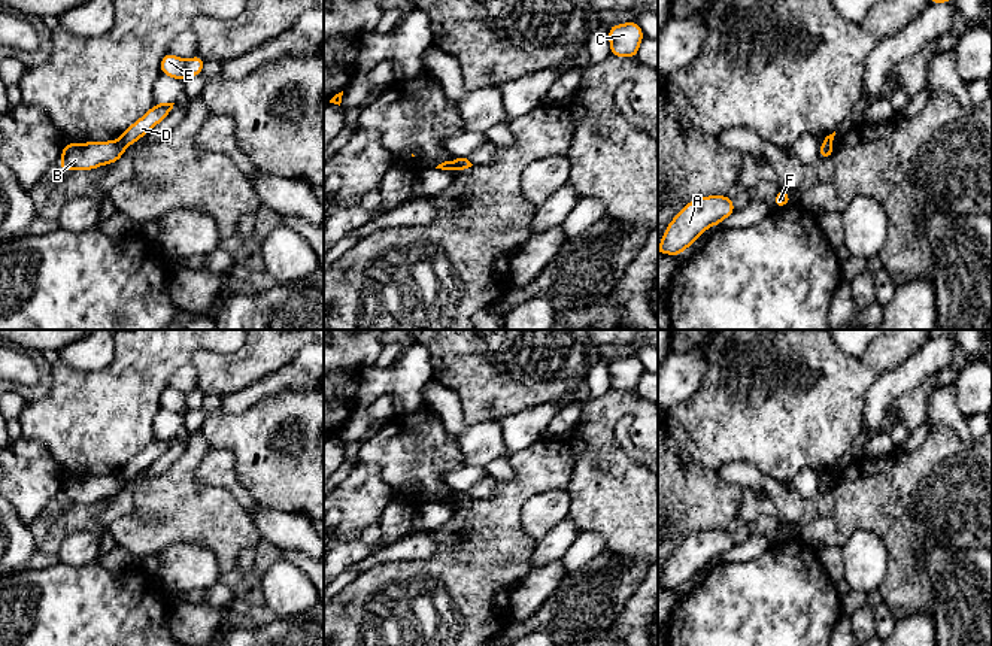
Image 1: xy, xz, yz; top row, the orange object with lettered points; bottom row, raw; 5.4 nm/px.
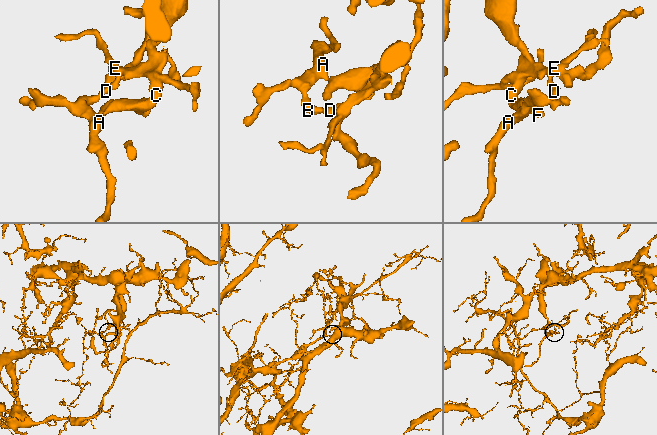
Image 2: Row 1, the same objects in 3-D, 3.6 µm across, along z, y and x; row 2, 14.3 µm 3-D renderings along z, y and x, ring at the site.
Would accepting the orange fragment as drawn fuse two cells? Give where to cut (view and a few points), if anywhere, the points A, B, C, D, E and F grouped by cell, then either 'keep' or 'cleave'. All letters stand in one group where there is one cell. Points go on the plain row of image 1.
cut xy (185, 394), (187, 411); groups A B C F / D E; cleave

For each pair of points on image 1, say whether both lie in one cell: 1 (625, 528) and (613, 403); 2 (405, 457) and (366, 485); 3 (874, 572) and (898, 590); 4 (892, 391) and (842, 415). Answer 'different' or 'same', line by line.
1: same
2: different
3: different
4: different

